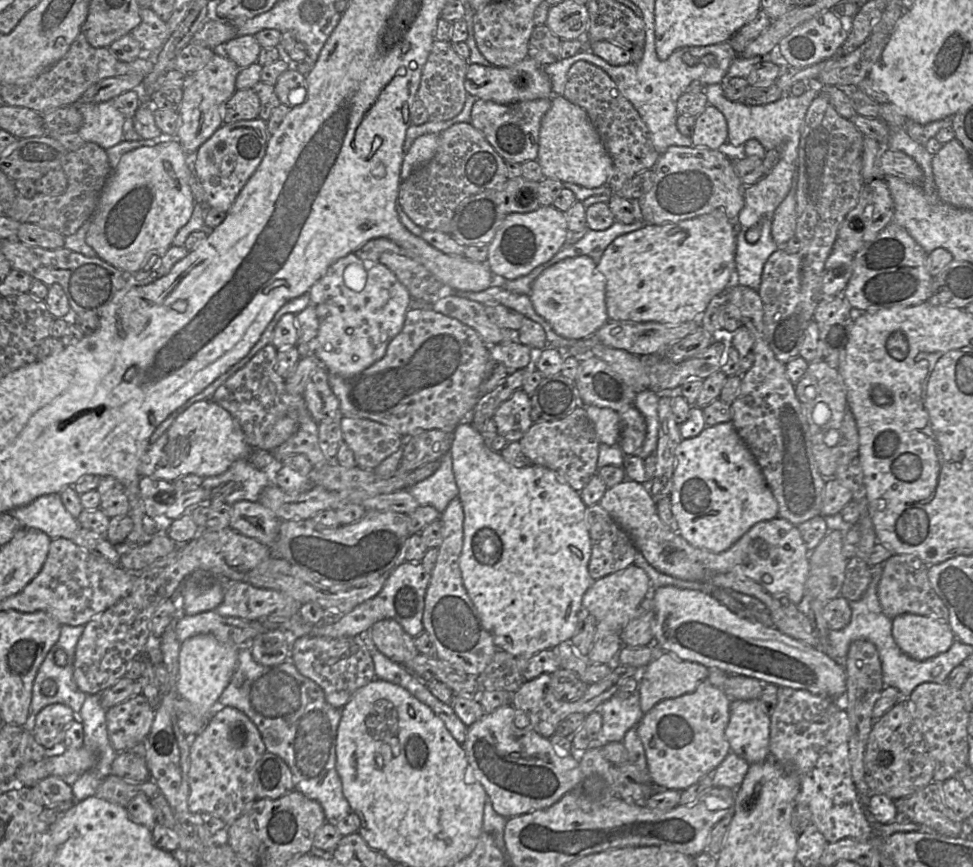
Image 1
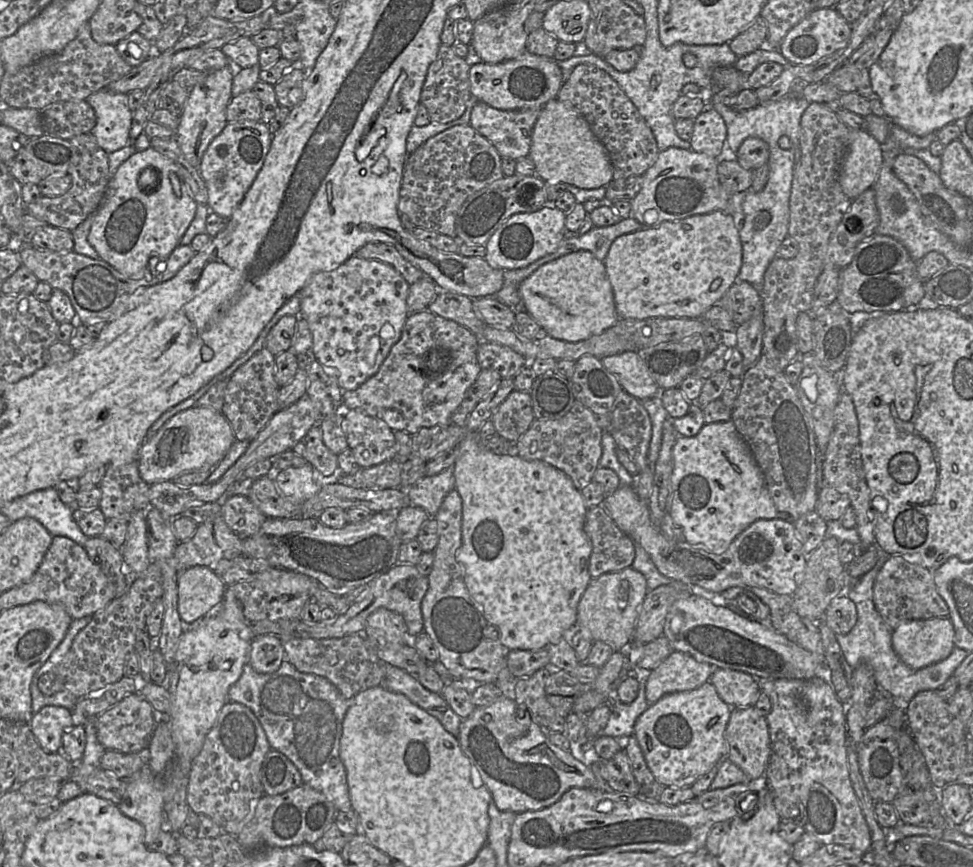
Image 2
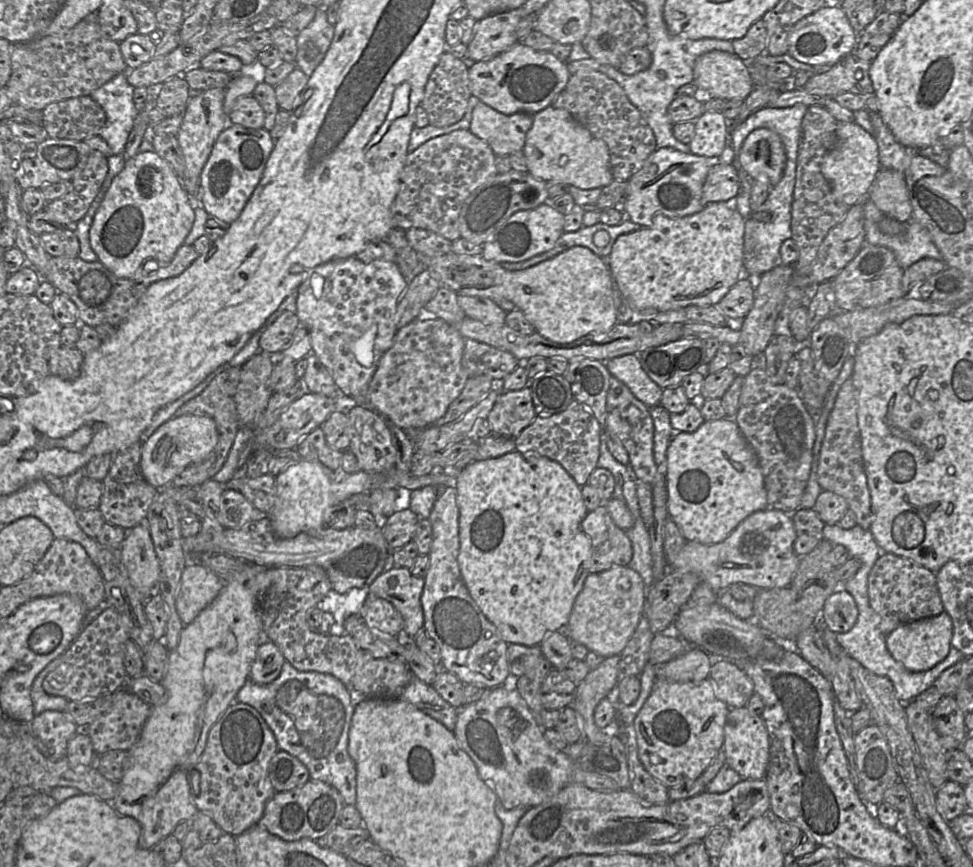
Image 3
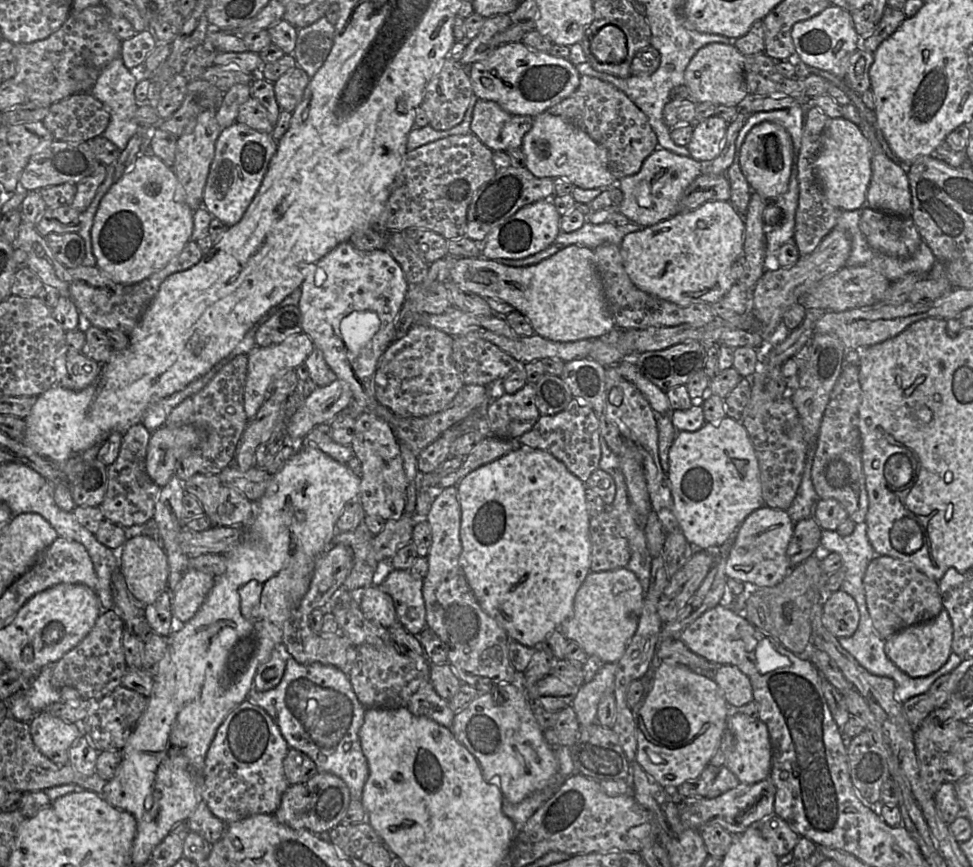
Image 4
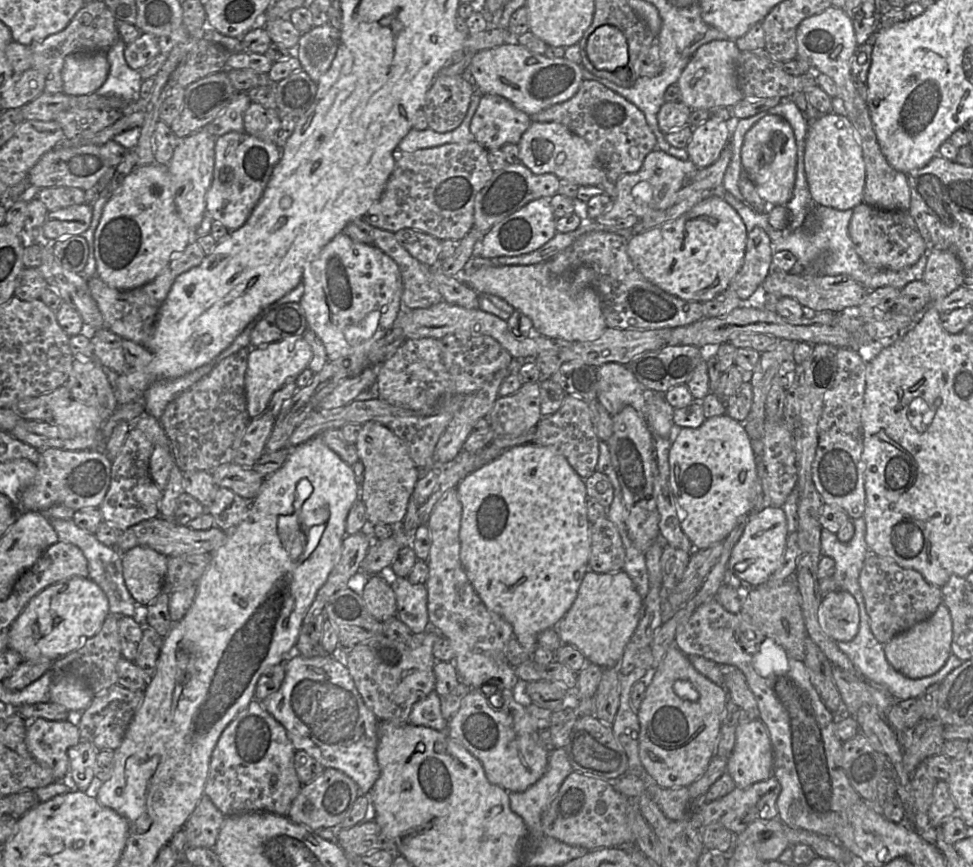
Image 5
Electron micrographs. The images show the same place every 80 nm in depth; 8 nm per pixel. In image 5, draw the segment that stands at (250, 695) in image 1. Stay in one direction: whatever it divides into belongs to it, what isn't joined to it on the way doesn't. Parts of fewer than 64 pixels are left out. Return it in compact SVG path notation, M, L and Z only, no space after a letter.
M340 650L338 654L328 654L313 658L306 658L297 653L290 654L285 661L285 676L280 687L277 691L270 694L260 702L263 708L284 727L287 737L295 750L305 751L315 760L317 760L325 769L333 768L346 774L357 784L359 796L369 794L380 775L380 768L376 759L376 749L378 745L377 727L379 720L375 714L366 707L358 690L356 689L352 677L350 676L347 667L344 665L344 661L342 659L342 650Z

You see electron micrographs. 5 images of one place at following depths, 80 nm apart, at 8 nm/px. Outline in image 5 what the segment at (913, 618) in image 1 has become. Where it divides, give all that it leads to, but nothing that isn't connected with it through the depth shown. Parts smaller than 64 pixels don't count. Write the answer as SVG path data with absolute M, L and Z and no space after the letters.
M941 602L936 611L926 620L894 636L884 645L888 662L895 670L911 679L936 673L952 653L953 623L947 606Z

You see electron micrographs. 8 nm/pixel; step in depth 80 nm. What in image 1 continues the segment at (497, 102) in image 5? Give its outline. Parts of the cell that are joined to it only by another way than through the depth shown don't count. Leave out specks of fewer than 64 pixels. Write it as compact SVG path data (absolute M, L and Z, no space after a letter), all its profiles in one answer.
M551 98L519 101L506 105L477 99L472 107L470 123L484 135L505 162L522 164L537 159L541 120L550 107Z

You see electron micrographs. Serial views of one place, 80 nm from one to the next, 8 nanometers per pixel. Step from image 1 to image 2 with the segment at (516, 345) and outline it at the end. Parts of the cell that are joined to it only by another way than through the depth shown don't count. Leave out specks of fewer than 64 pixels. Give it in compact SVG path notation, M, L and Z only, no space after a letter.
M486 341L478 345L477 361L481 369L495 370L503 379L513 378L529 362L507 346Z

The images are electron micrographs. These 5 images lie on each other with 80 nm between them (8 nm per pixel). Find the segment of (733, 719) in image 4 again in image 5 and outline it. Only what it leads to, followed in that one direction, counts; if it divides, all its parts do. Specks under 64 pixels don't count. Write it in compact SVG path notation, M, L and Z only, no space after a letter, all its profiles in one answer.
M754 719L749 723L739 723L735 733L735 746L727 758L726 772L738 788L748 788L754 783L766 780L773 775L774 755L771 739L765 724Z

